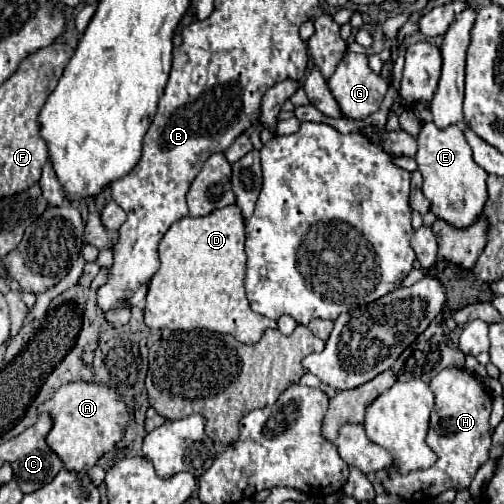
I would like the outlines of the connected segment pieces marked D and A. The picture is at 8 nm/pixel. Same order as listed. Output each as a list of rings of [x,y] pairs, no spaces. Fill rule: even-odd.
[[[237,205],[215,209],[205,217],[183,217],[169,227],[159,243],[161,267],[149,281],[145,325],[151,329],[193,331],[207,329],[223,335],[233,335],[241,343],[257,343],[267,329],[275,329],[277,321],[253,313],[245,297],[245,223]]]
[[[85,381],[59,387],[55,395],[39,407],[39,413],[49,413],[53,419],[53,427],[47,435],[49,449],[63,461],[65,469],[75,473],[87,473],[101,455],[111,451],[117,441],[121,441],[129,423],[129,413],[117,391]]]

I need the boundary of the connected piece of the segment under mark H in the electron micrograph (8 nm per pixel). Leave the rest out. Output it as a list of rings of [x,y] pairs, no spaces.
[[[443,369],[429,381],[433,393],[435,393],[435,411],[437,415],[431,415],[431,427],[427,435],[429,447],[437,453],[437,463],[429,469],[411,471],[407,475],[401,475],[397,471],[389,471],[389,479],[385,481],[385,489],[389,495],[401,495],[403,499],[413,499],[417,503],[427,503],[435,495],[447,491],[447,489],[467,489],[471,485],[473,475],[477,469],[489,459],[489,447],[491,447],[491,435],[489,435],[489,415],[491,415],[491,397],[483,389],[481,381],[467,373],[465,369]]]

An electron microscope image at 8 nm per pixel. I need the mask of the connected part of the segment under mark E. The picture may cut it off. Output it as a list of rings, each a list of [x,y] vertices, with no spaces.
[[[425,123],[417,137],[417,145],[415,161],[423,175],[423,195],[431,203],[431,213],[457,229],[473,225],[487,201],[487,173],[473,161],[471,147],[467,145],[463,131],[457,125],[437,129],[433,123]]]

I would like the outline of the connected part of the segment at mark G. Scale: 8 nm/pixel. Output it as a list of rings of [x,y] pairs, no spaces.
[[[345,53],[345,57],[341,59],[333,77],[327,83],[329,83],[329,89],[335,97],[335,101],[339,103],[341,113],[347,119],[365,119],[371,113],[375,113],[383,101],[383,95],[387,93],[387,87],[389,87],[389,83],[381,75],[375,75],[369,69],[365,53]]]

